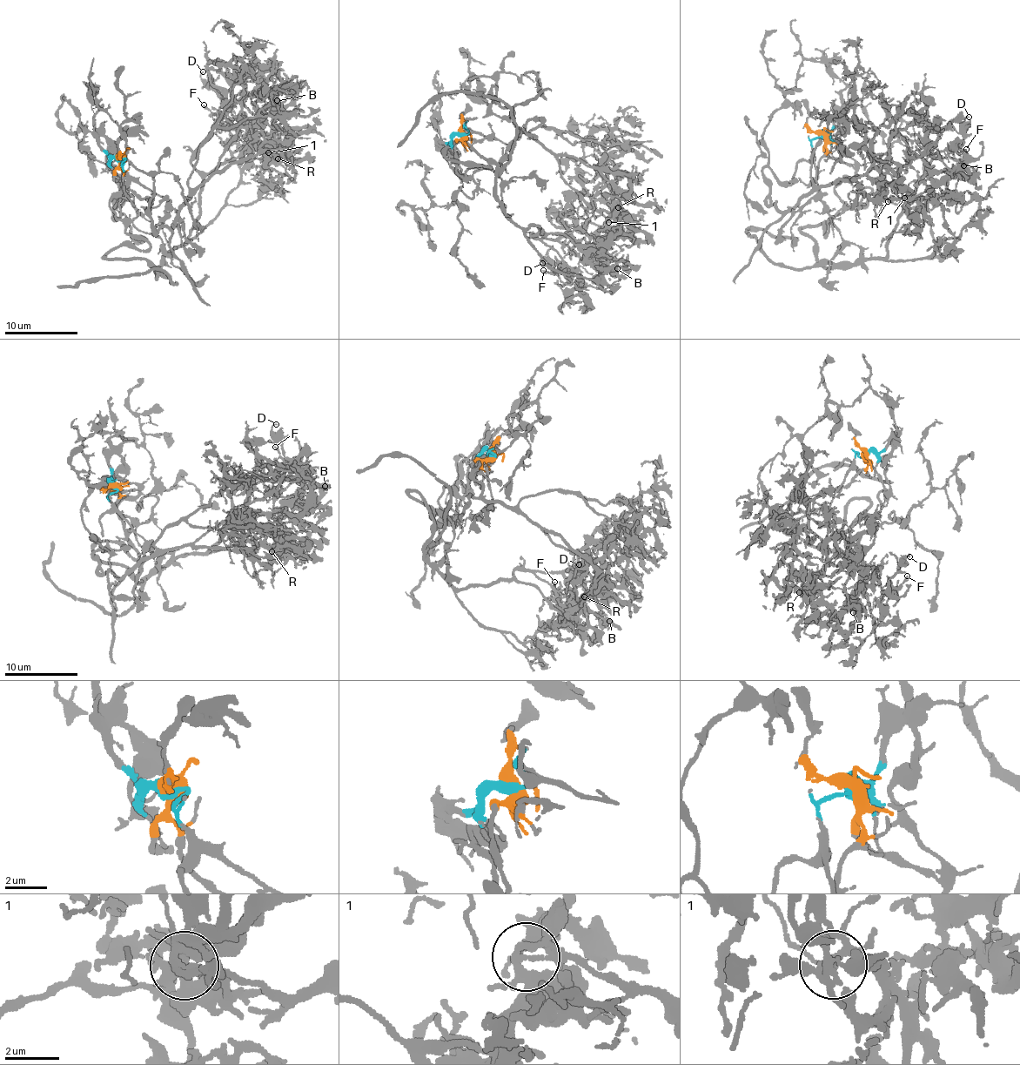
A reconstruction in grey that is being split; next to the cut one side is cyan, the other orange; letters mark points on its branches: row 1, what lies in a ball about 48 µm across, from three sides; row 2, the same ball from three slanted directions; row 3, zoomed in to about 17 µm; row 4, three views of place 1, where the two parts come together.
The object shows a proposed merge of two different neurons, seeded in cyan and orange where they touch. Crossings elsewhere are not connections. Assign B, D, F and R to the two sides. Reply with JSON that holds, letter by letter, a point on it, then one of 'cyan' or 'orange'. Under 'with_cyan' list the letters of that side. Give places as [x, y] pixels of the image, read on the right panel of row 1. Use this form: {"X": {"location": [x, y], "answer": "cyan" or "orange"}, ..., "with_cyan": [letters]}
{"B": {"location": [963, 165], "answer": "orange"}, "D": {"location": [969, 117], "answer": "orange"}, "F": {"location": [966, 149], "answer": "orange"}, "R": {"location": [888, 201], "answer": "orange"}, "with_cyan": []}

